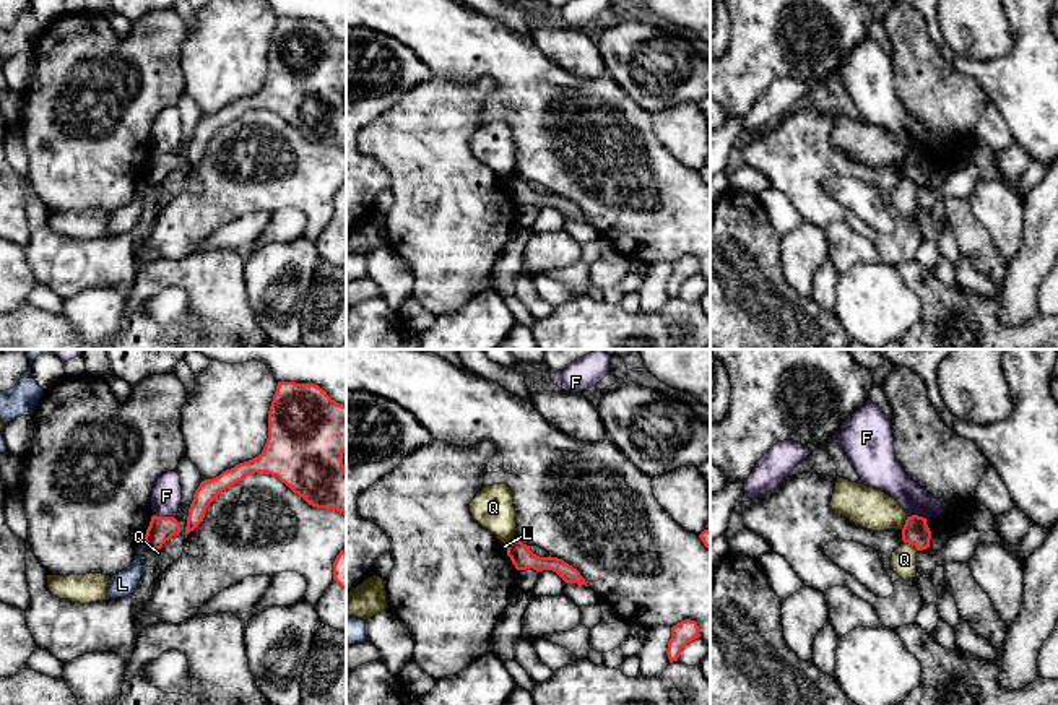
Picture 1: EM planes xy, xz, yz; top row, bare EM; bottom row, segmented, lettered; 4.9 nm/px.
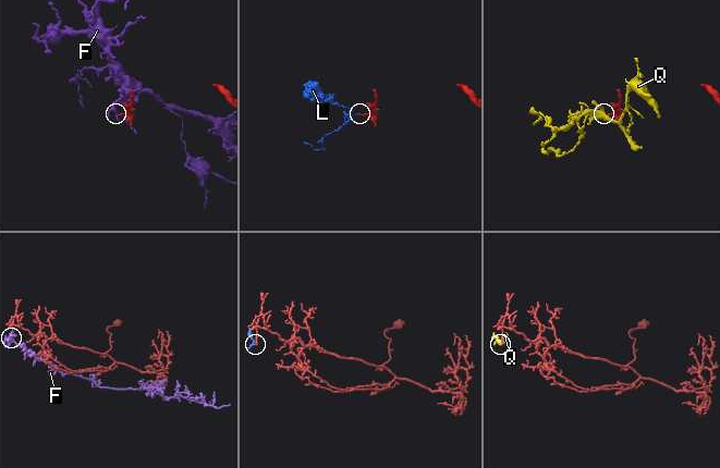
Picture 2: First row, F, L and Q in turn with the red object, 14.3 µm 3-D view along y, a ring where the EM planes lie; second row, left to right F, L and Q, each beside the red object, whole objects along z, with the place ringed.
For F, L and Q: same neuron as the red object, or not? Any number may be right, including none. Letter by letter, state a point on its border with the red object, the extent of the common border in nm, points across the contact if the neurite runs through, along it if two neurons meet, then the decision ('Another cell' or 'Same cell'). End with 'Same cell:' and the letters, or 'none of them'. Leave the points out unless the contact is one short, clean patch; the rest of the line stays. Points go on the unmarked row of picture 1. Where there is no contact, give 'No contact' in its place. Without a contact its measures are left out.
F: Touches red at xy (163, 153). Shared border 110 nm. Another cell
L: Touches red at xy (145, 177). Shared border 50 nm. Boundary: xy (143, 176), (148, 182). Another cell
Q: Touches red at yz (910, 179). Shared border 90 nm. Boundary: yz (904, 177), (917, 187). Another cell
Same cell: none of them

